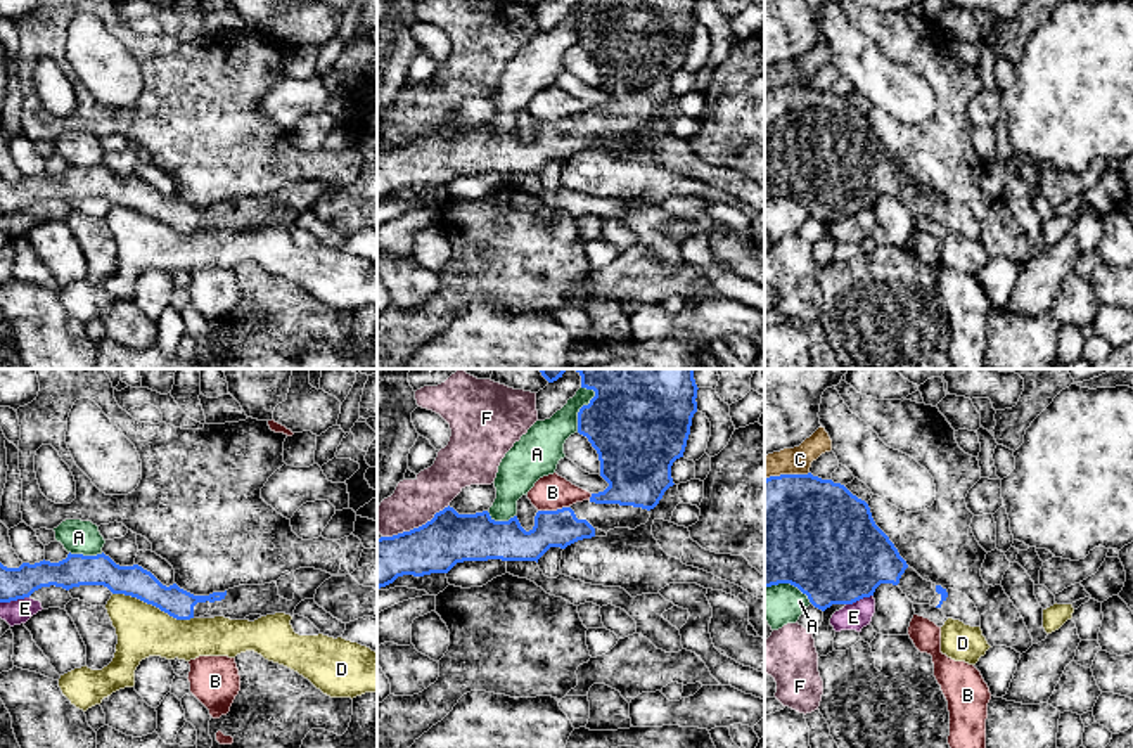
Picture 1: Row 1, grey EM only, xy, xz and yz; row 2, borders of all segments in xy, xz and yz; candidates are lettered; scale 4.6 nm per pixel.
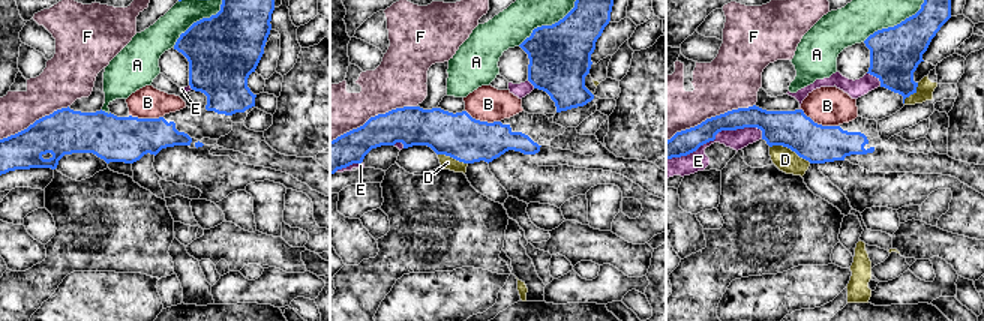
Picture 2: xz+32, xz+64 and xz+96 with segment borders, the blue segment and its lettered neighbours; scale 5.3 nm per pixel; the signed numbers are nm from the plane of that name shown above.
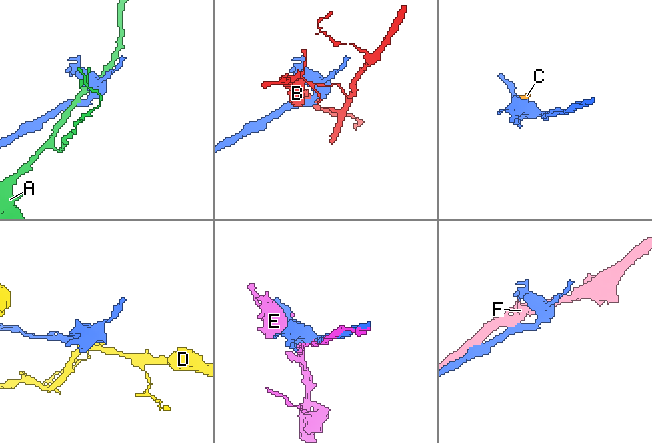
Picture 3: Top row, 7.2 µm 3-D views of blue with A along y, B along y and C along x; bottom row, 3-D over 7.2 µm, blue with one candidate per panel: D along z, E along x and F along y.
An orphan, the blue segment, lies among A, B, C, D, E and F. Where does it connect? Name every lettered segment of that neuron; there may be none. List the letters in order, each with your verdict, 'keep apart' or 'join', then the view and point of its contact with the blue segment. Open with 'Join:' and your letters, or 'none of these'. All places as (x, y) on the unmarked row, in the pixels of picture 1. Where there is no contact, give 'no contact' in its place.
Join: none of these
A: keep apart | xz (580, 21)
B: keep apart | xz (552, 123)
C: keep apart | yz (786, 87)
D: keep apart | xy (153, 217)
E: keep apart | yz (858, 212)
F: keep apart | xz (416, 141)

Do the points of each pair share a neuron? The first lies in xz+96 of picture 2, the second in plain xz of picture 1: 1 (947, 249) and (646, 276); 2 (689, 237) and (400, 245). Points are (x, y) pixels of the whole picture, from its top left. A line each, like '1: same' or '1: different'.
1: same
2: different

